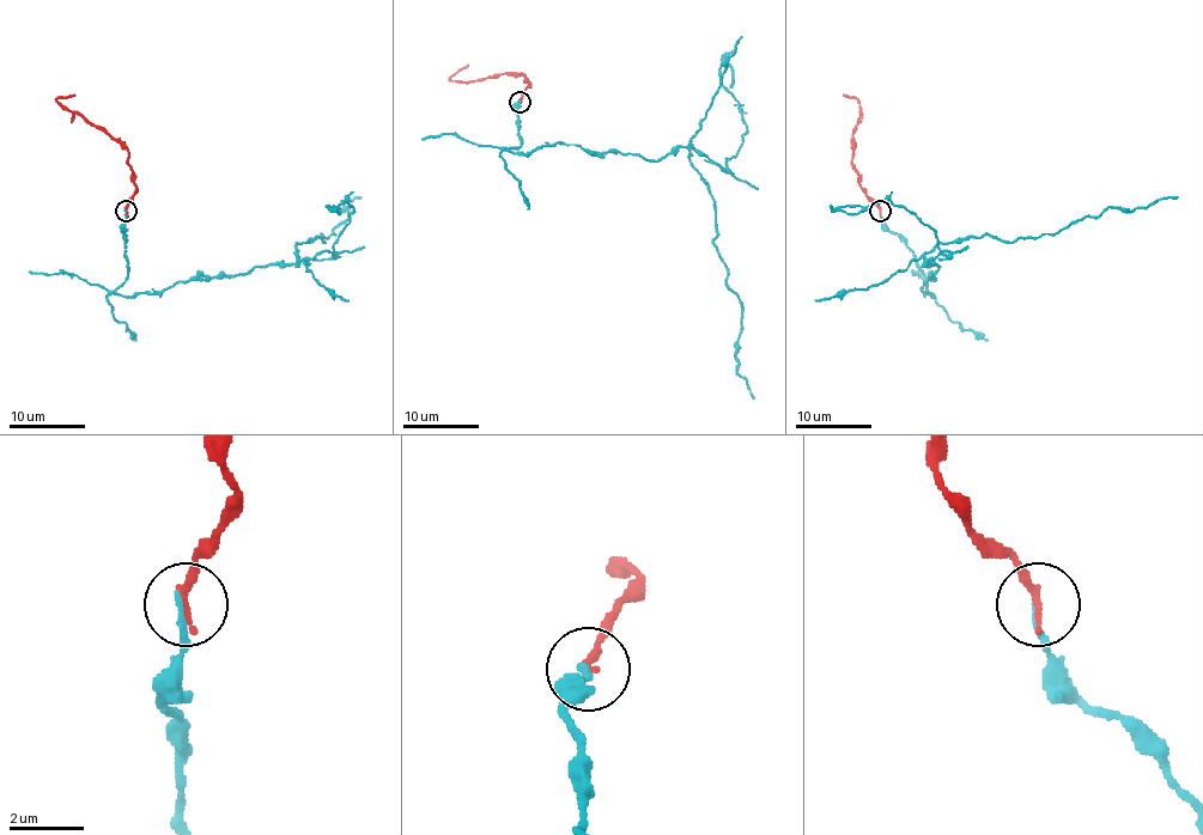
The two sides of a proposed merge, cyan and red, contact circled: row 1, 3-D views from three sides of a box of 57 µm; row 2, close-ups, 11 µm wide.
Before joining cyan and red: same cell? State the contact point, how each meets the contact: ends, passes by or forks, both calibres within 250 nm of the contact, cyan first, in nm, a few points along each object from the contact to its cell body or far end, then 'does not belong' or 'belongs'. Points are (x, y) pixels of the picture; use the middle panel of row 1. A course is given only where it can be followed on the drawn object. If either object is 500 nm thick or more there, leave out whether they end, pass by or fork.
place (520, 102); cyan ends; red ends; calibres 180 and 260 nm; course cyan (518, 102), (517, 153), (578, 144), (660, 160), (692, 146), (725, 284), (741, 303), (737, 370), (754, 398); course red (518, 102), (528, 81), (521, 73), (453, 81), (453, 75), (468, 64); does not belong

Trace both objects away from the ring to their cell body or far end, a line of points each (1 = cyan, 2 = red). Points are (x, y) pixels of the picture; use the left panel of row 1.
1: (126, 211), (123, 297), (297, 261), (297, 243), (334, 233), (362, 196)
2: (126, 211), (135, 187), (128, 151), (59, 103), (59, 97), (74, 93)

